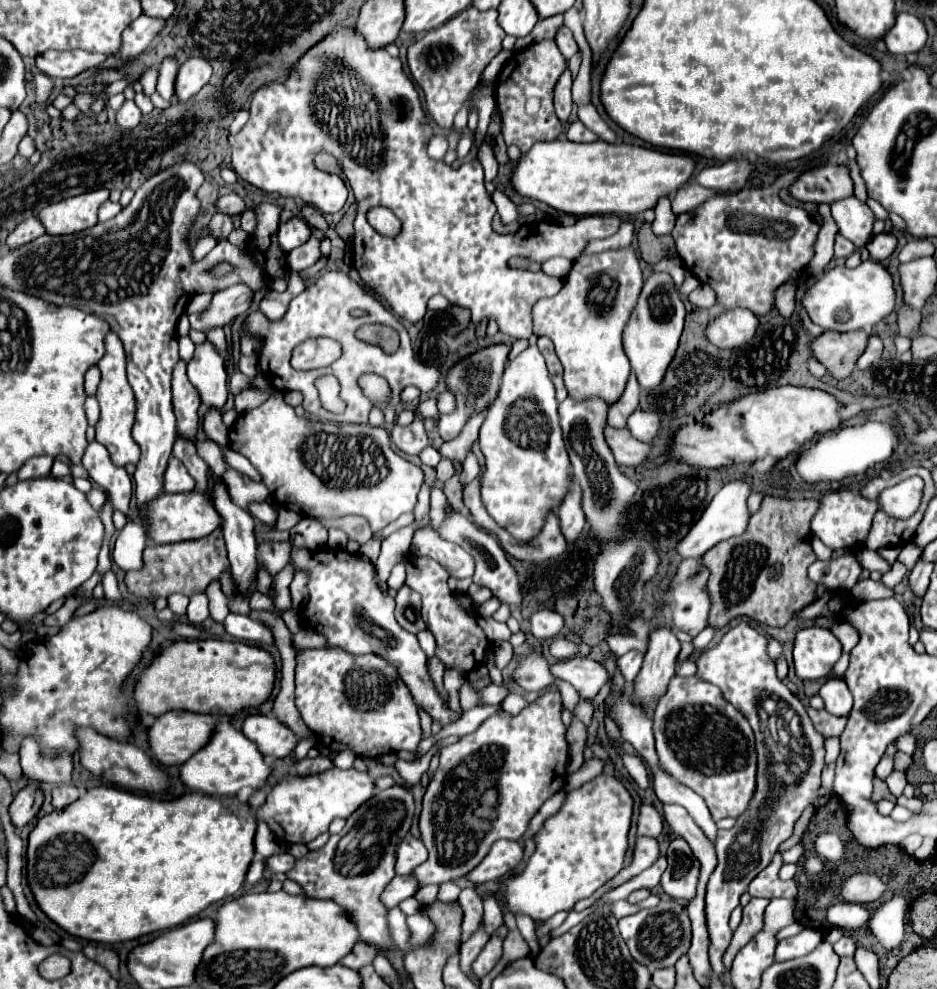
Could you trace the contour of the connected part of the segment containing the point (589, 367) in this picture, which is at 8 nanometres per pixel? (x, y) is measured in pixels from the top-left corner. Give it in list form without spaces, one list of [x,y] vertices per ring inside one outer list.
[[[628,246],[618,250],[606,250],[600,254],[580,256],[574,262],[570,274],[566,276],[564,288],[556,296],[538,300],[532,306],[534,336],[548,336],[554,342],[556,354],[564,366],[564,384],[572,400],[584,402],[590,398],[602,398],[606,404],[614,404],[622,396],[626,382],[630,378],[630,362],[622,346],[622,332],[628,324],[632,310],[636,308],[642,286],[644,280],[642,280],[642,270],[638,266],[638,256],[634,248]]]

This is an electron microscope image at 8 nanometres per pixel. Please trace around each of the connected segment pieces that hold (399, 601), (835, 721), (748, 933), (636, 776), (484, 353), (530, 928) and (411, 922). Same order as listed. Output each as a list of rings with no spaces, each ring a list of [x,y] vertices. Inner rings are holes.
[[[402,586],[396,592],[396,620],[400,622],[400,626],[408,632],[420,632],[424,630],[424,620],[420,614],[420,594],[416,590],[412,590],[410,586]]]
[[[808,708],[808,716],[810,716],[814,728],[824,738],[836,738],[836,736],[840,736],[842,730],[844,730],[844,726],[846,726],[846,718],[832,718],[832,714],[828,714],[826,710]]]
[[[752,898],[750,904],[744,908],[744,918],[742,918],[740,926],[734,930],[732,942],[724,952],[724,966],[728,970],[732,966],[734,956],[738,954],[738,950],[744,948],[744,944],[764,928],[764,910],[766,910],[766,906],[768,906],[766,898]]]
[[[624,753],[622,762],[631,779],[640,789],[647,789],[651,785],[649,771],[645,763],[636,755]]]
[[[498,344],[498,346],[490,346],[490,348],[484,348],[472,356],[468,356],[466,360],[458,362],[446,376],[446,386],[448,390],[456,396],[456,404],[458,408],[448,414],[448,416],[442,416],[440,414],[440,420],[438,420],[438,430],[440,430],[440,436],[442,440],[452,440],[458,436],[460,428],[464,428],[464,424],[468,422],[468,418],[476,412],[476,410],[482,410],[486,408],[498,394],[498,386],[500,386],[500,378],[502,378],[502,372],[504,372],[504,366],[506,366],[506,356],[510,352],[510,346],[506,344]]]
[[[517,914],[515,919],[518,930],[530,948],[532,959],[535,960],[541,951],[535,933],[535,923],[530,917],[522,914]]]
[[[420,910],[414,916],[408,916],[408,928],[412,930],[412,942],[416,944],[426,942],[436,932],[436,924],[424,910]]]

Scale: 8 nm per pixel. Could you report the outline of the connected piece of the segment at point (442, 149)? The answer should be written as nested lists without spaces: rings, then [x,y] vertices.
[[[432,136],[430,144],[428,144],[428,156],[434,160],[444,160],[446,150],[448,150],[446,136]]]

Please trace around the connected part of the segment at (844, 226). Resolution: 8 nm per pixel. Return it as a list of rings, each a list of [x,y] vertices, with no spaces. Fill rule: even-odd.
[[[854,196],[834,202],[830,208],[840,234],[848,238],[856,248],[864,248],[872,236],[872,226],[876,222],[874,212]]]

